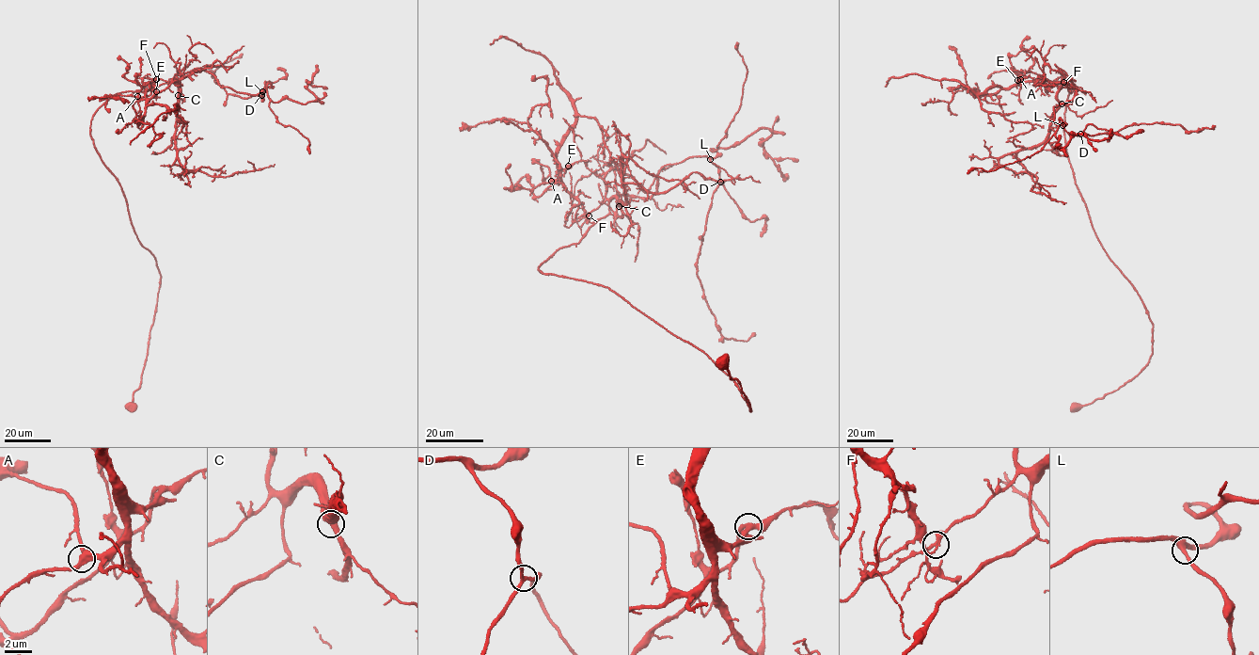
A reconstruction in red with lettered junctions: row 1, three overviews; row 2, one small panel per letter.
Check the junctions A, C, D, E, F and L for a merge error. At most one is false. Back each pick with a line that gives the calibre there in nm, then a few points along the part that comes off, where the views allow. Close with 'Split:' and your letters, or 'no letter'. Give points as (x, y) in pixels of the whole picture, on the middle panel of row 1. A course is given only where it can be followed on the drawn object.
F: Thickness 200 nm. Course of the part to remove: (588, 215), (565, 188), (557, 160), (575, 111), (554, 66), (503, 37), (490, 43)
Split: F

